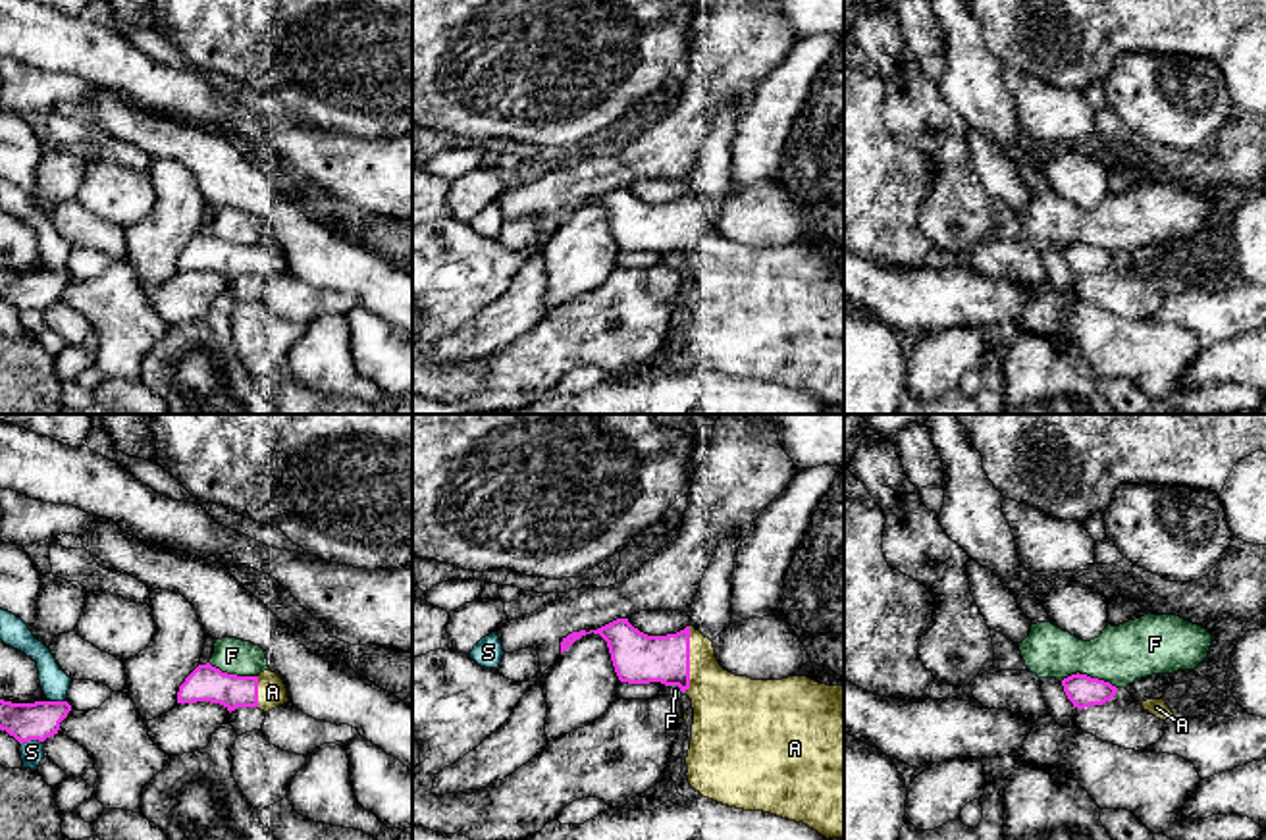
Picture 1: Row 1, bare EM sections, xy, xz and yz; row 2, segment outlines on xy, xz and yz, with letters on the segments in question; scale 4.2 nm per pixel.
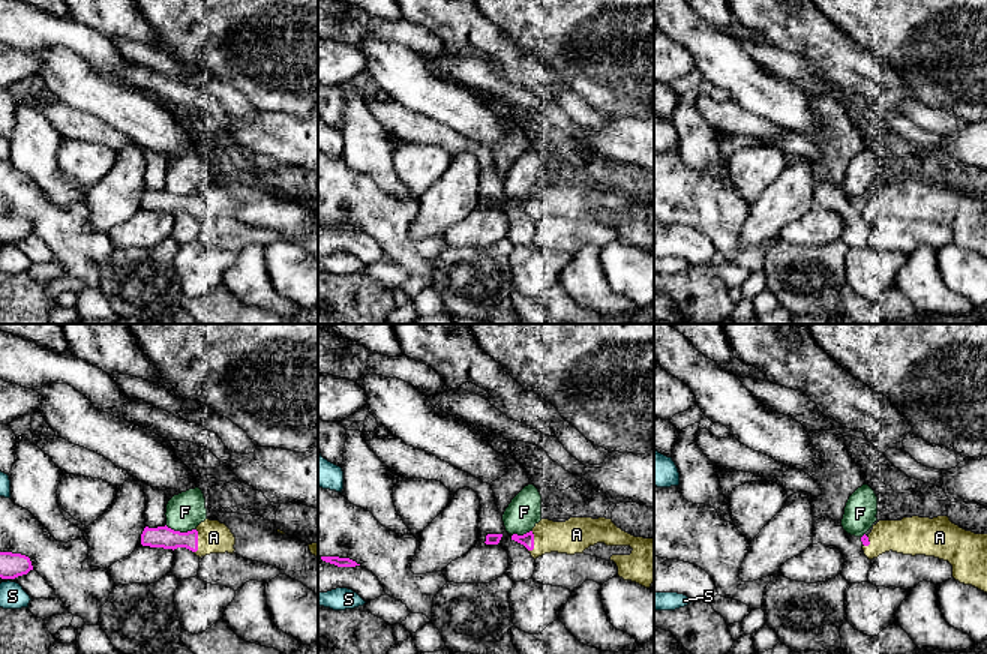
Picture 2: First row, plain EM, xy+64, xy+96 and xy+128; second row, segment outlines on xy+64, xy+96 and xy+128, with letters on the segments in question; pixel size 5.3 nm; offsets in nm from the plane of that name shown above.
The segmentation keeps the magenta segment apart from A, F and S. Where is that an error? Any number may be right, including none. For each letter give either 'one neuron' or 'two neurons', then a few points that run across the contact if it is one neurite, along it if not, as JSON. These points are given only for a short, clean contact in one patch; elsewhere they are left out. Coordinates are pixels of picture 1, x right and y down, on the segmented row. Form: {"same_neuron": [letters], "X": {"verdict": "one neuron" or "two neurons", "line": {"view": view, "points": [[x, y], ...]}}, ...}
{"same_neuron": ["A"], "A": {"verdict": "one neuron"}, "F": {"verdict": "two neurons"}, "S": {"verdict": "two neurons", "line": {"view": "xy", "points": [[41, 740], [26, 740], [22, 744]]}}}

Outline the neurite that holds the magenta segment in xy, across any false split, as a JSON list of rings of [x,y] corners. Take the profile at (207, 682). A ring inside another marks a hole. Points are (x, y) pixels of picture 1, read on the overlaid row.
[[[206,663],[198,665],[177,692],[177,703],[197,701],[220,703],[229,713],[237,707],[258,707],[268,713],[289,697],[283,680],[270,669],[258,676],[237,676]]]

